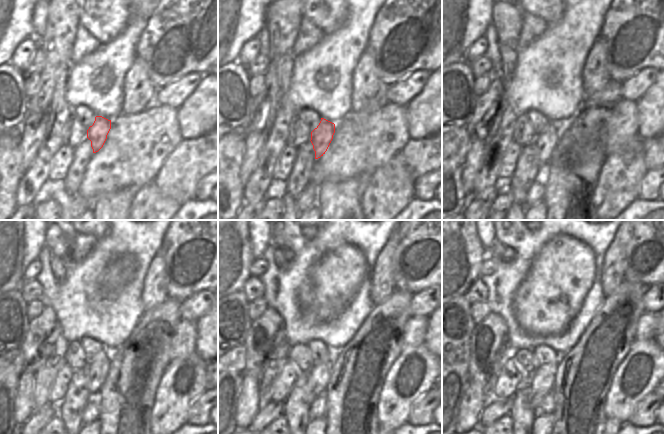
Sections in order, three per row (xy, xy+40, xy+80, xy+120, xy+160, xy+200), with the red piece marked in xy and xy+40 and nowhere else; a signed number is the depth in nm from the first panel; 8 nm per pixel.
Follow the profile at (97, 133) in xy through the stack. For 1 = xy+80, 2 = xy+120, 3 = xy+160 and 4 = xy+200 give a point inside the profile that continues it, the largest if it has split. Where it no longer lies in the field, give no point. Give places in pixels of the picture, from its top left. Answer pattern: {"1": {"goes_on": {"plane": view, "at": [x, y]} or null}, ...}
{"1": {"goes_on": {"plane": "xy+80", "at": [546, 141]}}, "2": {"goes_on": {"plane": "xy+120", "at": [97, 368]}}, "3": {"goes_on": {"plane": "xy+160", "at": [319, 374]}}, "4": {"goes_on": {"plane": "xy+200", "at": [541, 381]}}}

